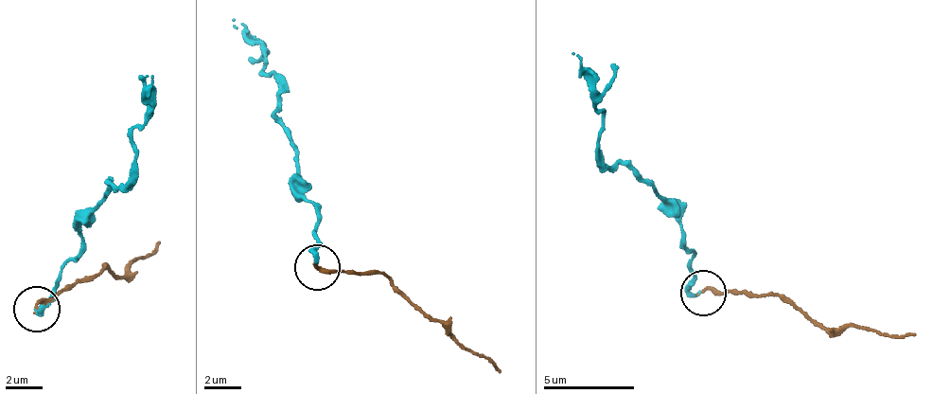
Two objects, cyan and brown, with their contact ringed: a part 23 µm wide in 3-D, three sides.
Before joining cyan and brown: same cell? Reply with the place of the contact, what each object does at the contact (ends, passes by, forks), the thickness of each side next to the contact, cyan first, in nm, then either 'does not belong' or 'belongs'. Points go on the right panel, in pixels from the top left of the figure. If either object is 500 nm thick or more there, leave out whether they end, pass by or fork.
at (703, 293); cyan ends there; brown ends there; 200 nm thick on the cyan side, 200 nm on the other; does not belong

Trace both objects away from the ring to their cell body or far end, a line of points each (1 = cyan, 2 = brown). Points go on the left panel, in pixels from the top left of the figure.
1: (35, 307), (46, 308), (79, 253), (81, 223), (109, 182), (129, 180), (147, 77)
2: (35, 307), (101, 270), (104, 264), (117, 278), (158, 243)

